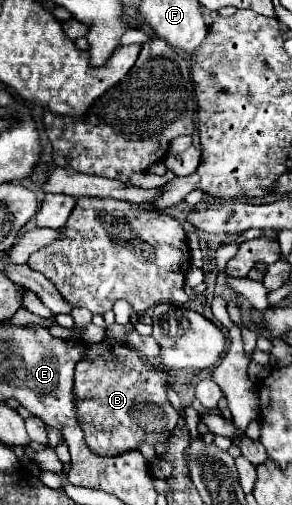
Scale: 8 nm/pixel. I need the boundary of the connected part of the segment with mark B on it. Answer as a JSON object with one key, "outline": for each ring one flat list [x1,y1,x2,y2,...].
{"outline":[[105,336,103,342,113,348,95,360,77,362,73,378,75,412,85,432,87,448,99,456,117,456,137,448,141,442,165,442,179,420,179,412,167,398,167,388,173,382,171,376,117,338]]}

